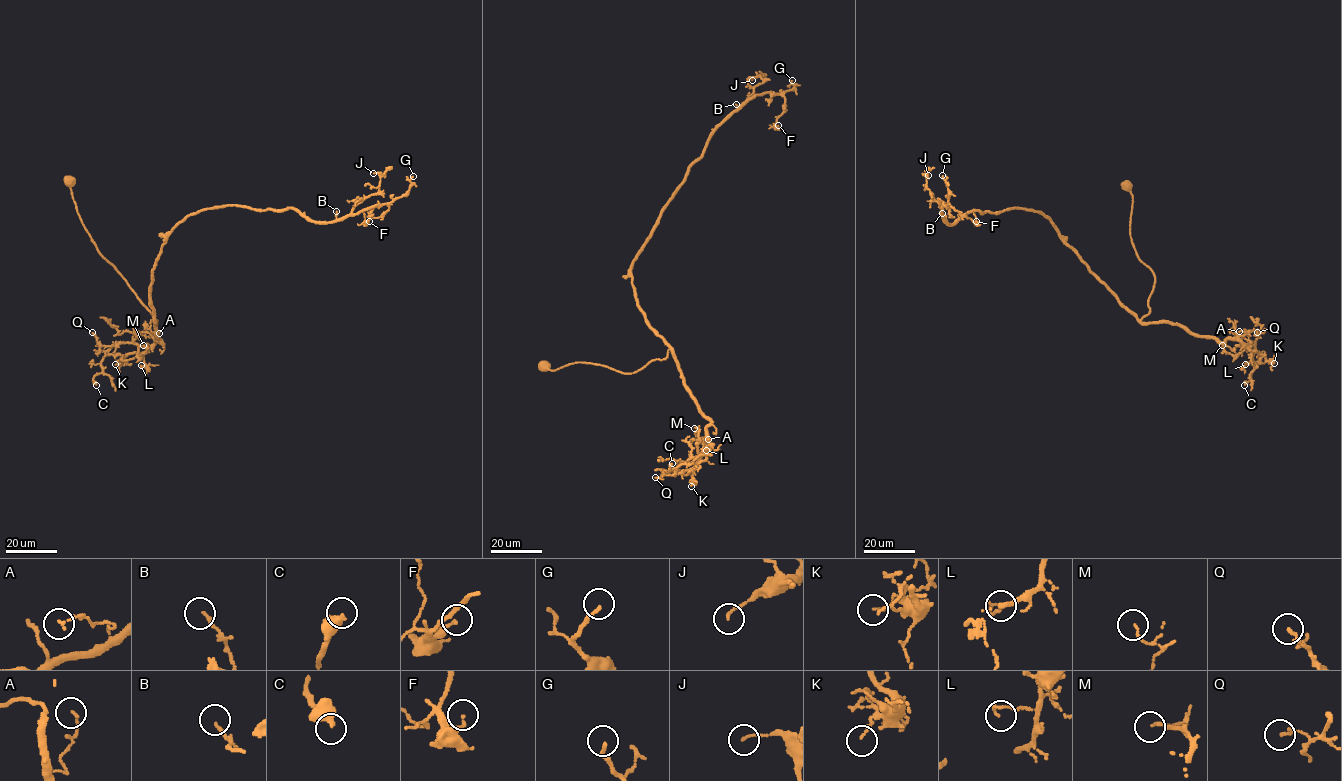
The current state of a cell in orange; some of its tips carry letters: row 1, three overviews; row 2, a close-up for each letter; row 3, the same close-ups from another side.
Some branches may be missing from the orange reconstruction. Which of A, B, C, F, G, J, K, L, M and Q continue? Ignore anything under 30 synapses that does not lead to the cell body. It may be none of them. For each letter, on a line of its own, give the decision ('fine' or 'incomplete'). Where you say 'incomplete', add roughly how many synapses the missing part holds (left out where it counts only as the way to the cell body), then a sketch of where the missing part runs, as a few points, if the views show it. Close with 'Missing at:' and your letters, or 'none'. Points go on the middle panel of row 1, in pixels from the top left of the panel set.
A: fine
B: incomplete; about 40 synapses; missing branch runs (736, 104), (724, 104), (716, 109), (724, 108)
C: fine
F: fine
G: incomplete; about 80 synapses
J: fine
K: fine
L: fine
M: fine
Q: fine
Missing at: B, G

